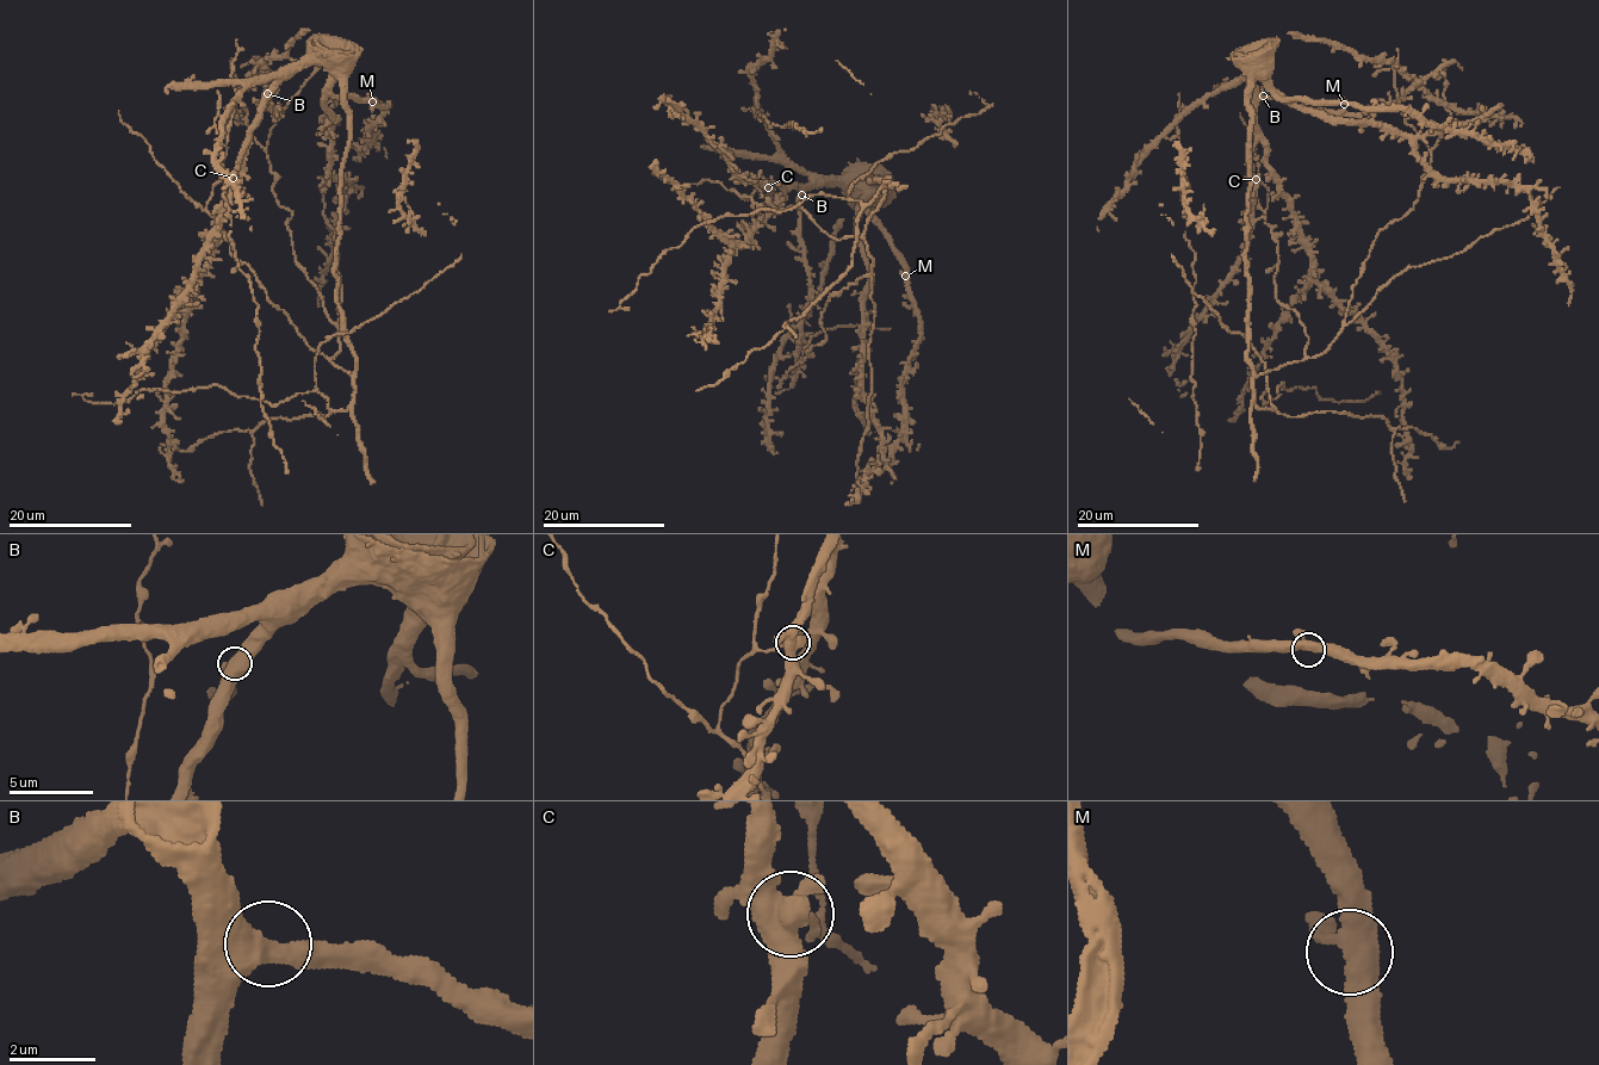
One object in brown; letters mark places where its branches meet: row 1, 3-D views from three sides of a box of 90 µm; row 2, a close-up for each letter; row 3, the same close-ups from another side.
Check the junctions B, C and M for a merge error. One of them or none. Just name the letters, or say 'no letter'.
no letter

